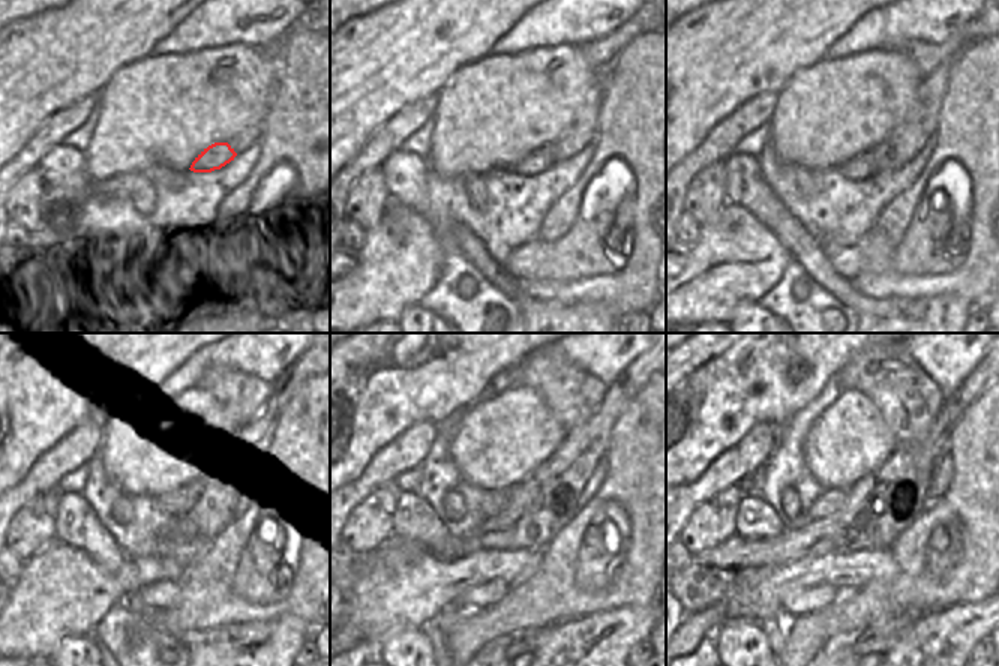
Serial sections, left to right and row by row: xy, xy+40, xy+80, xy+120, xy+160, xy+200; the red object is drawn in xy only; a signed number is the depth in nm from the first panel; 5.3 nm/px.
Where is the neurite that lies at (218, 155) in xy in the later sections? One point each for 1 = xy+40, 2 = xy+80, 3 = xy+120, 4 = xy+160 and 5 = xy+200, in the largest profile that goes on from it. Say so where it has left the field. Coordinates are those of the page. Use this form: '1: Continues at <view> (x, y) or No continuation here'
1: Continues at xy+40 (539, 161)
2: Continues at xy+80 (863, 165)
3: Continues at xy+120 (182, 500)
4: Continues at xy+160 (498, 500)
5: Continues at xy+200 (830, 500)

